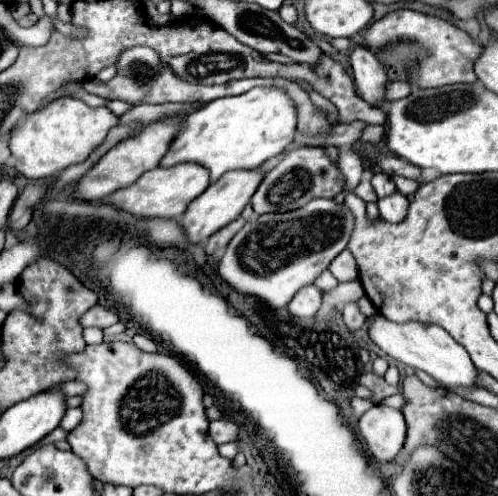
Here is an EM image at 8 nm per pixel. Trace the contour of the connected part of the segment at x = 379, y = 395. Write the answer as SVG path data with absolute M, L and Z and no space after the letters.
M374 372L362 374L362 376L360 376L360 380L358 380L358 384L368 386L368 388L374 392L374 398L372 398L372 402L374 402L374 404L380 404L384 398L388 398L388 396L392 396L392 394L396 394L396 392L398 392L398 388L388 386L388 384L386 384L386 380L384 380L384 378L380 378L380 376L376 376Z

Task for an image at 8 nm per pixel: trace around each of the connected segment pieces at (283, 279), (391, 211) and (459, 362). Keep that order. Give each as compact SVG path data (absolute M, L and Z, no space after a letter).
M316 198L306 206L282 212L262 214L232 238L220 260L220 276L238 292L252 294L270 308L284 308L294 294L314 284L314 280L330 266L330 262L346 248L354 230L354 216L332 198Z
M400 192L392 194L392 196L386 196L386 198L380 198L378 202L378 210L380 210L380 218L386 220L386 222L392 222L392 224L398 224L406 218L408 214L408 198L402 196Z
M376 314L370 318L370 338L392 358L400 360L406 366L412 366L416 370L426 372L432 376L442 388L478 388L478 374L474 362L470 360L470 354L464 346L460 346L444 328L432 326L432 324L396 324L386 320L384 316Z

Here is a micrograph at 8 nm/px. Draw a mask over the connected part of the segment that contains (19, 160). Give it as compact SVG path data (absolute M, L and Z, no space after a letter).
M72 96L54 100L46 108L22 118L12 130L10 150L14 168L26 178L58 176L68 166L84 162L90 152L104 142L108 130L114 126L118 126L118 116L114 116L106 106L90 108L88 104Z

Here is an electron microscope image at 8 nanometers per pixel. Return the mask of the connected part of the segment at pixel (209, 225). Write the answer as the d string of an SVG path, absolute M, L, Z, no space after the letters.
M232 170L232 172L224 174L220 180L216 180L214 184L210 184L210 188L204 194L200 194L196 200L190 202L190 206L182 218L182 228L188 234L190 242L202 244L216 230L220 230L226 224L230 224L232 220L236 220L242 214L242 210L246 208L246 204L250 202L256 188L260 186L262 178L264 178L264 174L260 170Z

